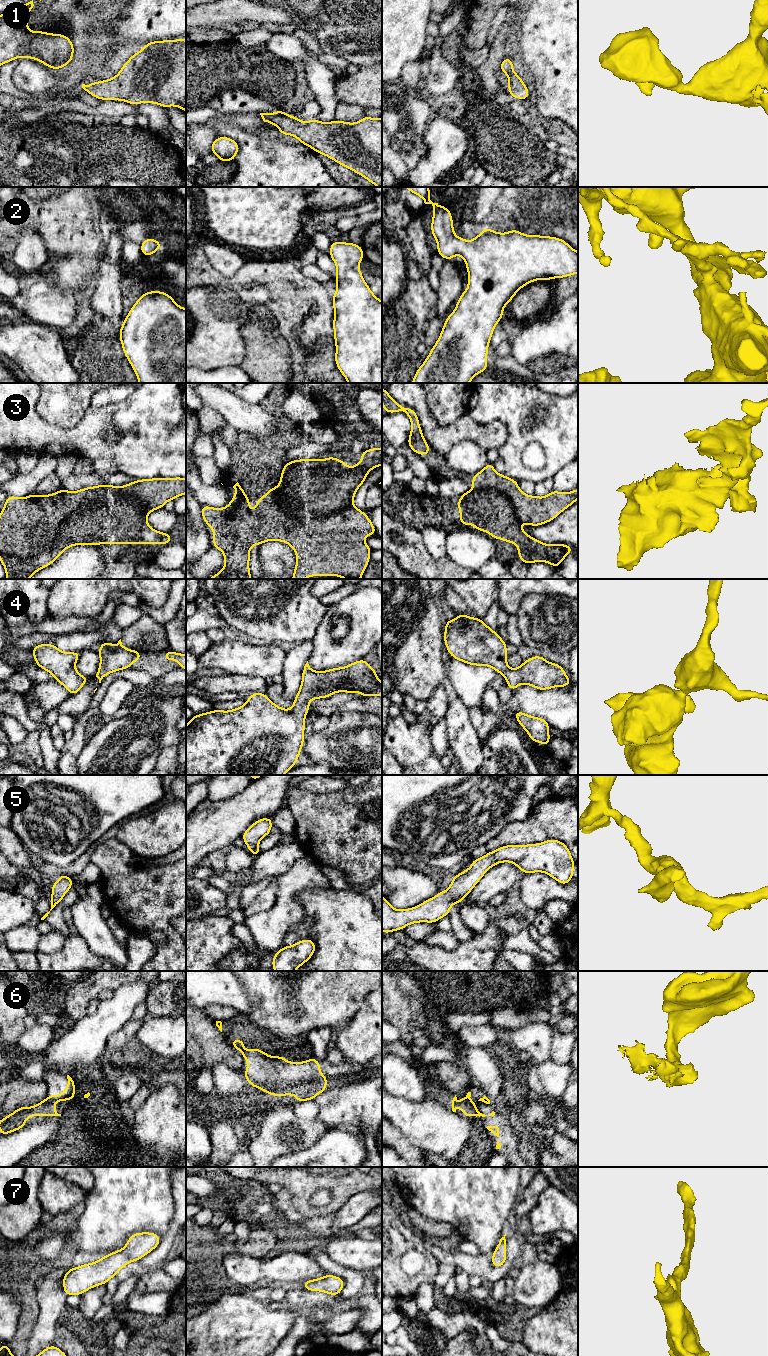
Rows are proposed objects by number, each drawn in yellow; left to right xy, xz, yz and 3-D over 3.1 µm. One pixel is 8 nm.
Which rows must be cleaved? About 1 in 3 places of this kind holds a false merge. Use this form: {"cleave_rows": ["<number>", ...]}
{"cleave_rows": ["6"]}

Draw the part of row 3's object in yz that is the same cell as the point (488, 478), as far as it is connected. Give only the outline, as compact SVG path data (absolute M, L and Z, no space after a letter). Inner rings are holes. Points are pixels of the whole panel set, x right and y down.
M490 462L482 471L472 476L472 487L472 490L461 495L457 504L461 525L475 525L476 532L487 531L493 539L517 545L520 561L527 564L547 562L556 569L569 553L574 552L569 545L544 544L530 537L522 530L519 523L540 526L552 521L578 499L578 489L569 493L552 490L545 497L530 496L520 490L516 480L498 474Z

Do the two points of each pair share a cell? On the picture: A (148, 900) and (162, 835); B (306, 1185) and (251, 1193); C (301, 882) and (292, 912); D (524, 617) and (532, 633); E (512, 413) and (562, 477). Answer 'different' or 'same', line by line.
A: different
B: different
C: same
D: same
E: different

